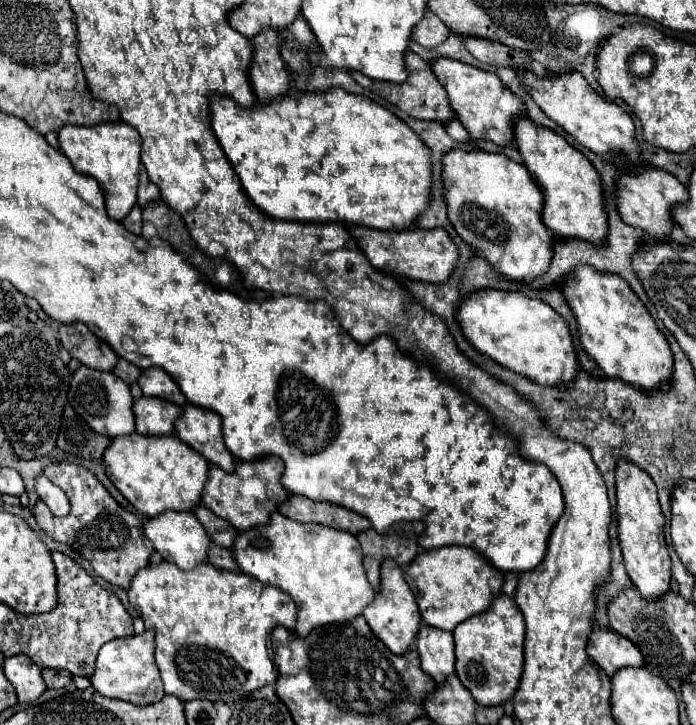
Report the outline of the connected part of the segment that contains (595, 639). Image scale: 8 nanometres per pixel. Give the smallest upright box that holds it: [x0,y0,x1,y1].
[587,626,645,676]

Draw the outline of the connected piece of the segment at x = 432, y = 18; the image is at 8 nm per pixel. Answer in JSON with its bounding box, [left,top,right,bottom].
[413,12,451,48]

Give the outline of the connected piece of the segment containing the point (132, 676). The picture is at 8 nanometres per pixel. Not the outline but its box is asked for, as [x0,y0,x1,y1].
[91,630,165,704]

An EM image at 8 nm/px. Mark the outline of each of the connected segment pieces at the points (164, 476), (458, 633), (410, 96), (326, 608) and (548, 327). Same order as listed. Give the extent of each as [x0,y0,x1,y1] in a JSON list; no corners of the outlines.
[[103,434,209,518],[455,594,525,706],[351,50,455,122],[233,512,375,638],[457,292,581,388]]

